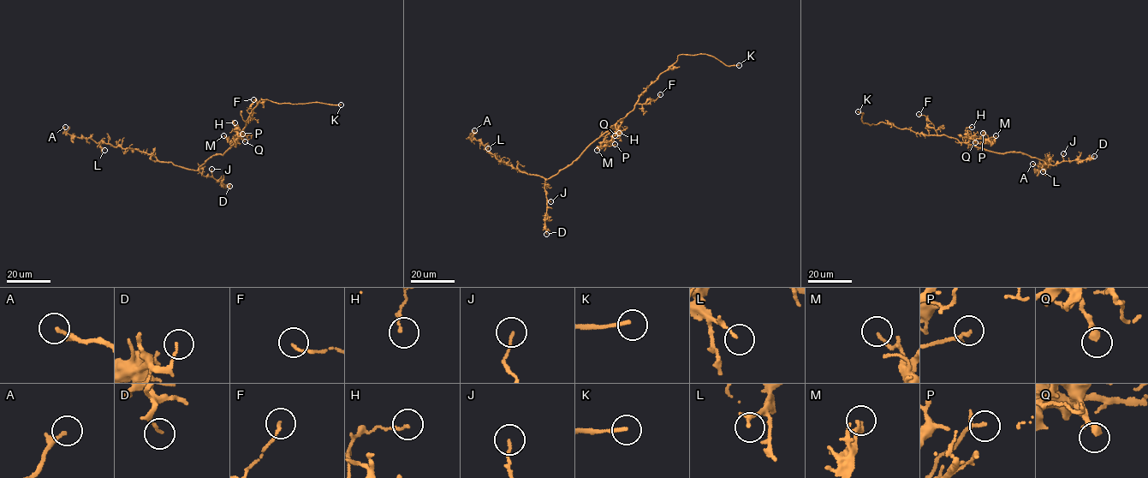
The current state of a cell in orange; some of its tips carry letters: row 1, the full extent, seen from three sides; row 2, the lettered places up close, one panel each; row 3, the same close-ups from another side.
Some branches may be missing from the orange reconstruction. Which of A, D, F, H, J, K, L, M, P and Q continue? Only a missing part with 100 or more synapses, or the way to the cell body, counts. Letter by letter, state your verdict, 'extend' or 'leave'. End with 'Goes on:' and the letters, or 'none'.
A: leave
D: leave
F: leave
H: leave
J: leave
K: extend
L: leave
M: leave
P: leave
Q: leave
Goes on: K

